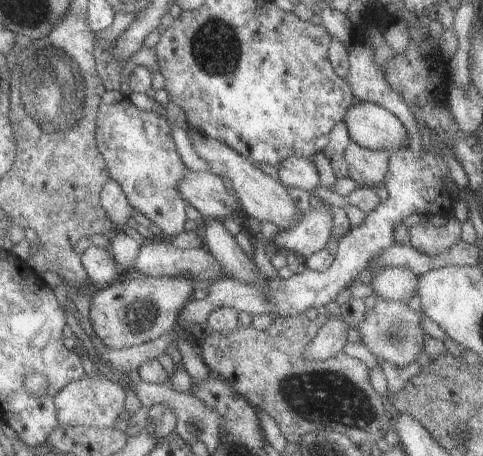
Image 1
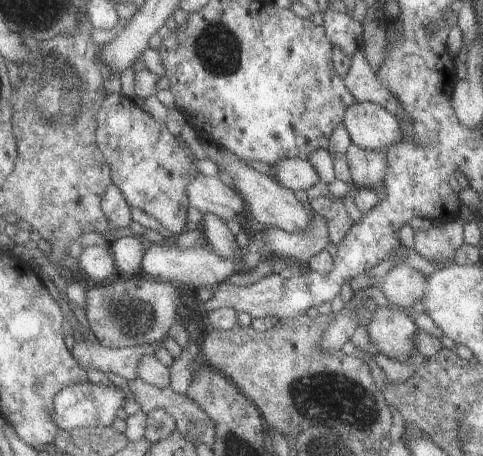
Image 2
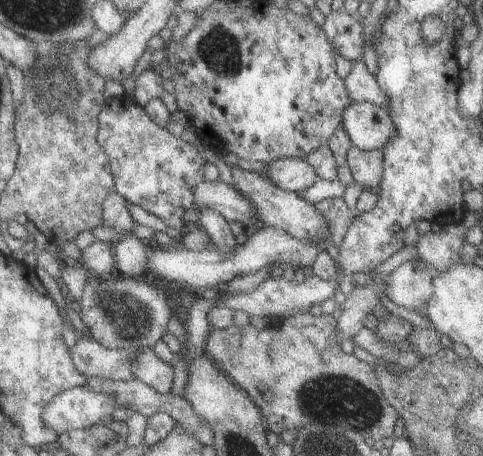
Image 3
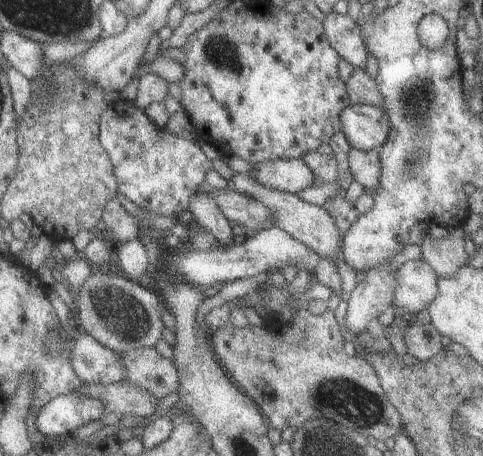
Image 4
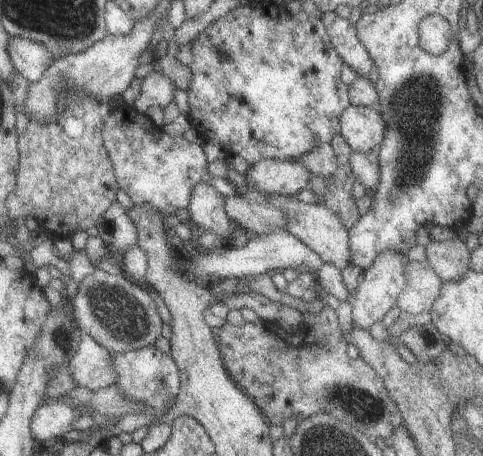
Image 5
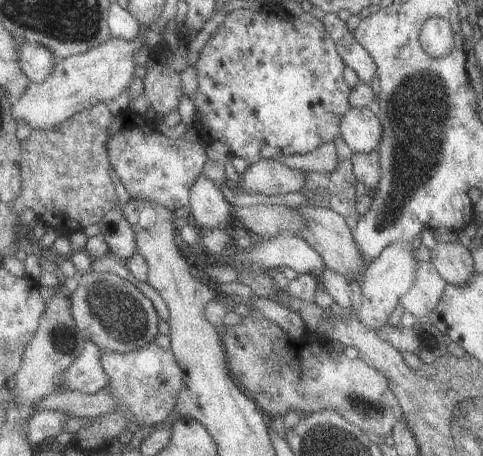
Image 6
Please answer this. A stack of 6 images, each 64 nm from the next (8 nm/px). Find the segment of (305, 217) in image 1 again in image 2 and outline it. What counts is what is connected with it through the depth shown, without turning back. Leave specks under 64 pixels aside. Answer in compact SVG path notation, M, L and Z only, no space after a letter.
M311 216L309 226L305 230L285 232L269 228L261 234L251 234L251 244L241 250L243 270L249 272L257 266L261 258L291 258L301 264L307 264L311 256L325 250L329 242L327 220L323 216Z

